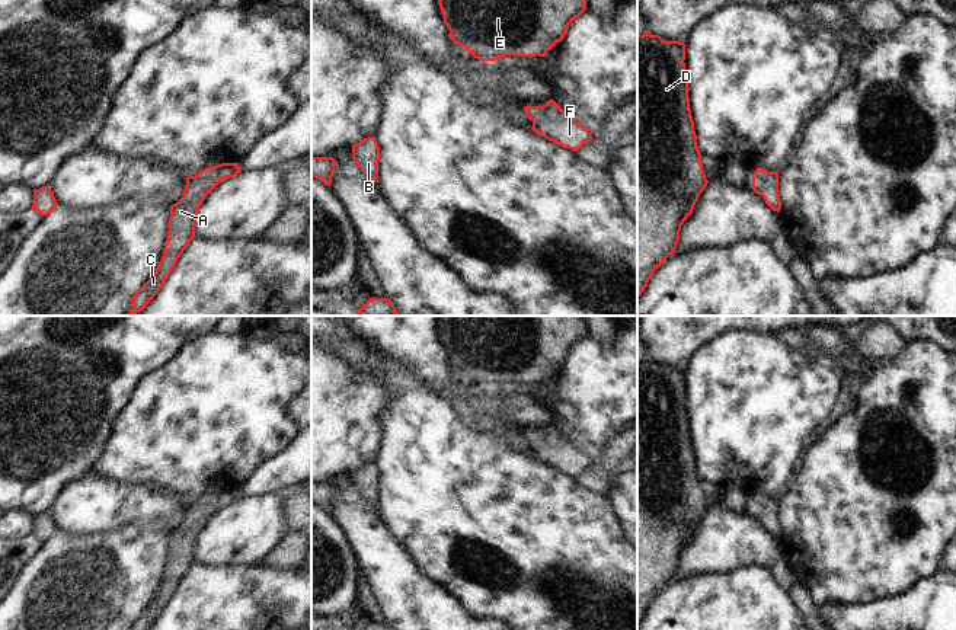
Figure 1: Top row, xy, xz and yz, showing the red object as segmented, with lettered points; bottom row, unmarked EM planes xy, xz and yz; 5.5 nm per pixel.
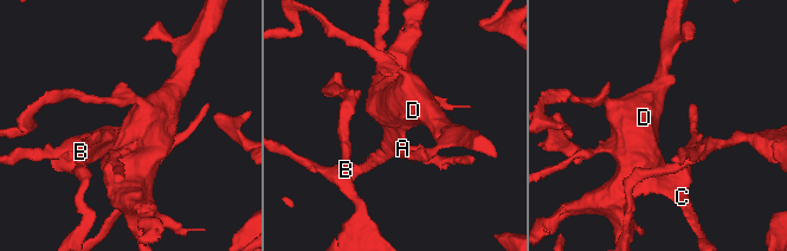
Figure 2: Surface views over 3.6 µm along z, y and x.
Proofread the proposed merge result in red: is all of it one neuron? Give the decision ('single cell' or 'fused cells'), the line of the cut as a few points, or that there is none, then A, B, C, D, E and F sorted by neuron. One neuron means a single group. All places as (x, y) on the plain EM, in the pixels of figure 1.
single cell; cut none; groups A B C D E F

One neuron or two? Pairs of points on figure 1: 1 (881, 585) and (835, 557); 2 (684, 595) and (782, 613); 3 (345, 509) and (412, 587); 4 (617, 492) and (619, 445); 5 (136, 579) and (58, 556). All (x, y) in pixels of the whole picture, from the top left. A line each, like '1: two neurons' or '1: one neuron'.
1: one neuron
2: one neuron
3: one neuron
4: two neurons
5: one neuron

